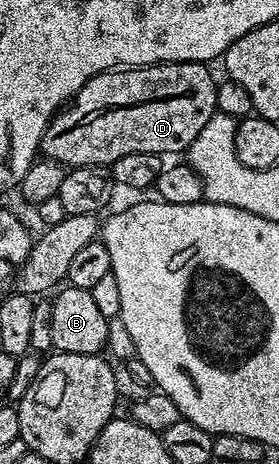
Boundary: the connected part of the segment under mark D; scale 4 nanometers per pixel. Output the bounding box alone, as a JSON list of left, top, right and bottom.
[40,61,218,169]

